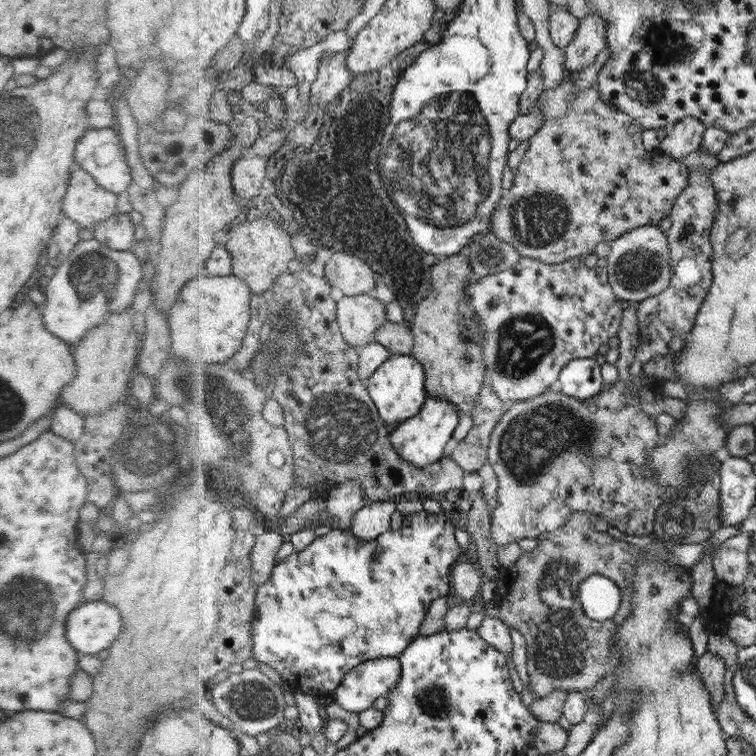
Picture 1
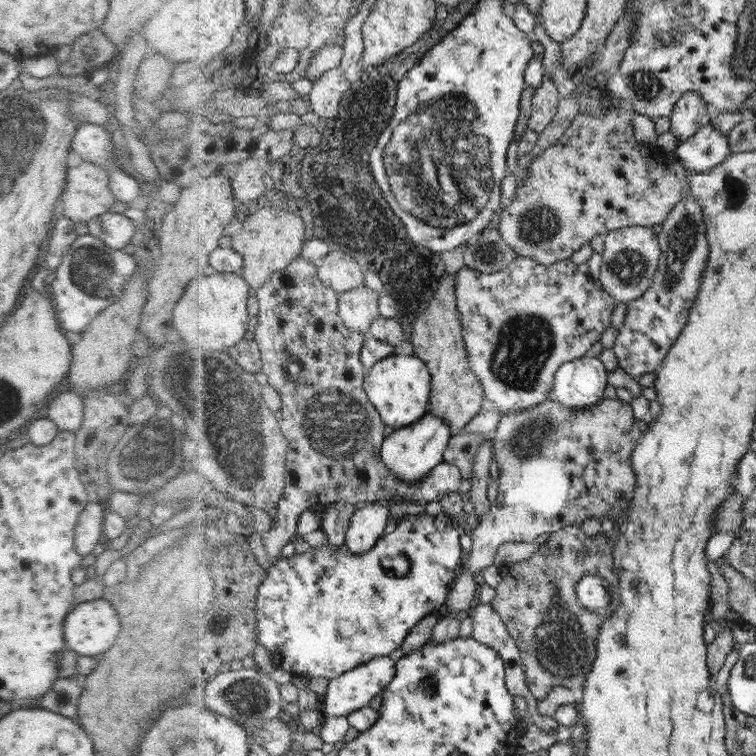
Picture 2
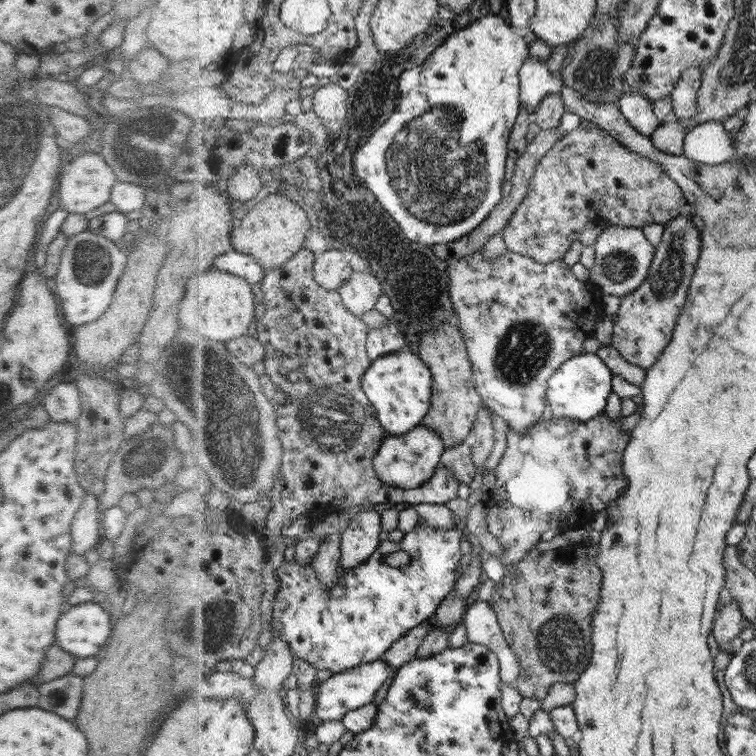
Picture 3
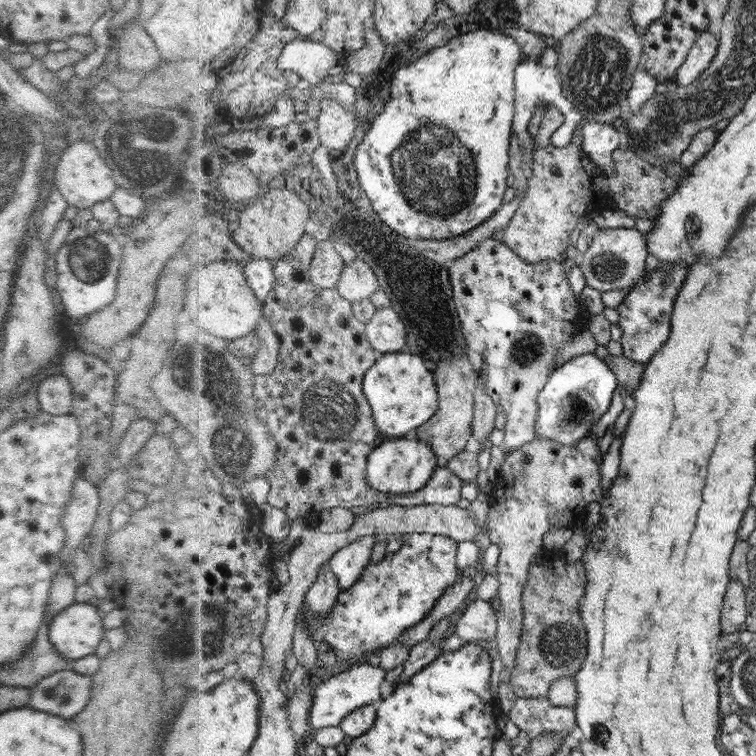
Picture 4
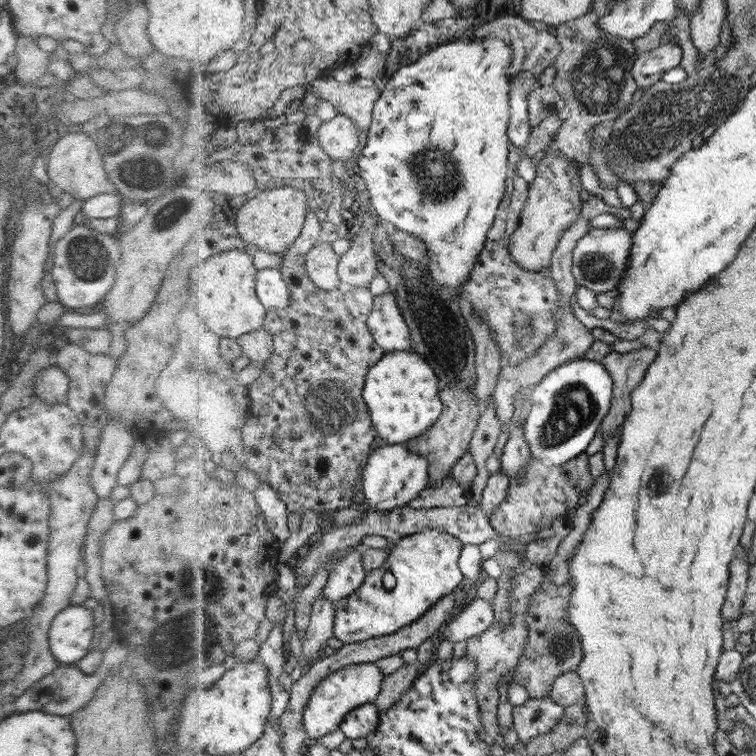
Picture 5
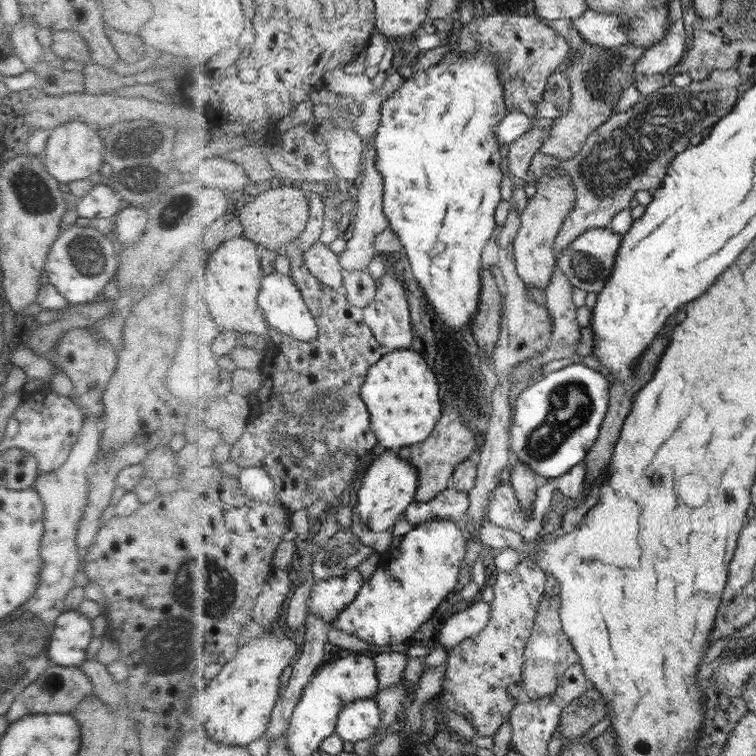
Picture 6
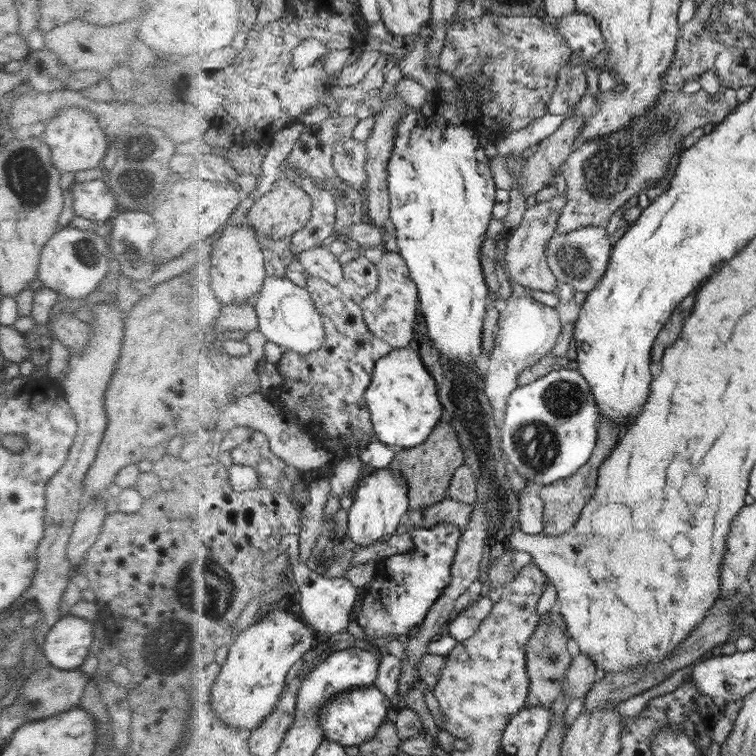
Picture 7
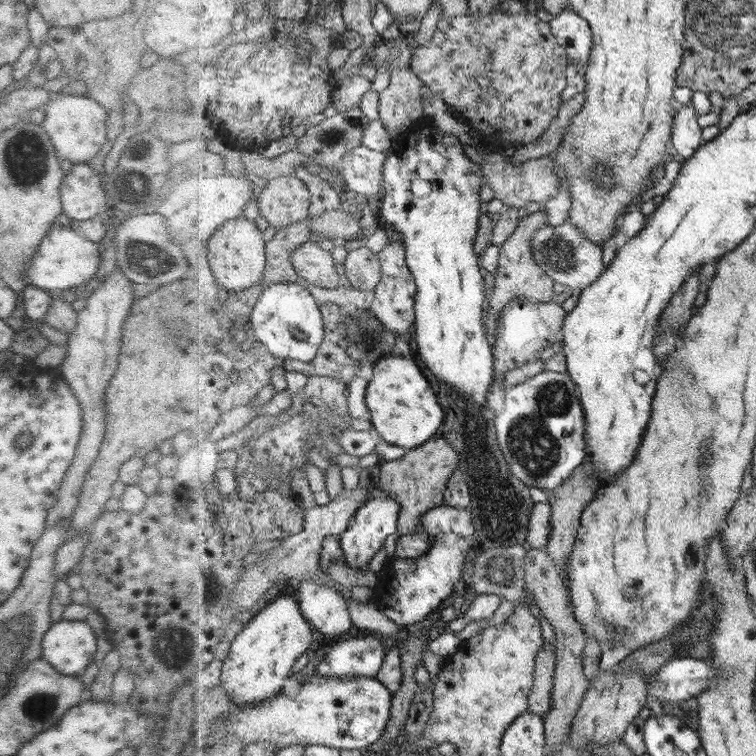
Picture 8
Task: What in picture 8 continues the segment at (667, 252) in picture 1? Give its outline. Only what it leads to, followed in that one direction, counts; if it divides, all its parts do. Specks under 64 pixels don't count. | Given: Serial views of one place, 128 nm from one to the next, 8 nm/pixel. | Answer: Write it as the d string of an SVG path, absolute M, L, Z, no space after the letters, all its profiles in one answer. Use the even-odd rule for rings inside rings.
M567 222L560 226L546 225L533 237L533 255L538 266L567 289L581 290L593 284L605 270L602 246L586 238L576 226Z

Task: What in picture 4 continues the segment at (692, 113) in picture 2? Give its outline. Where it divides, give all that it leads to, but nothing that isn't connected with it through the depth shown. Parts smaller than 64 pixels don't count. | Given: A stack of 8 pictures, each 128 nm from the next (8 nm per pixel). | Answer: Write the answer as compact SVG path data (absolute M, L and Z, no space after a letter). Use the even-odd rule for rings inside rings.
M708 28L703 30L693 44L693 48L689 50L689 56L684 64L677 70L675 84L679 87L688 87L696 83L702 72L712 64L717 48L716 36Z

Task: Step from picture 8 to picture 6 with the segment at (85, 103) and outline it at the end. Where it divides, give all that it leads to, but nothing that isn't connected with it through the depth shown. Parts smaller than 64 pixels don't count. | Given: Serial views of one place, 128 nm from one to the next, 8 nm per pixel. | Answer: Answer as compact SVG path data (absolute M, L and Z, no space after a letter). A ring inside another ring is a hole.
M73 121L50 131L49 136L44 151L44 165L46 165L46 171L59 183L88 179L102 169L104 145L98 130L89 128L84 122Z

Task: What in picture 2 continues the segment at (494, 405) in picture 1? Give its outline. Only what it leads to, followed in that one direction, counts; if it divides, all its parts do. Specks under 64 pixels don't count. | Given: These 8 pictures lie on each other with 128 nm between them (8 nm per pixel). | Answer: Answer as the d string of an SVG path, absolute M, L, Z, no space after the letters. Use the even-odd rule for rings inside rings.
M467 433L453 436L445 450L444 461L459 468L463 478L470 480L473 475L473 466L479 452L479 446L485 442L484 433Z

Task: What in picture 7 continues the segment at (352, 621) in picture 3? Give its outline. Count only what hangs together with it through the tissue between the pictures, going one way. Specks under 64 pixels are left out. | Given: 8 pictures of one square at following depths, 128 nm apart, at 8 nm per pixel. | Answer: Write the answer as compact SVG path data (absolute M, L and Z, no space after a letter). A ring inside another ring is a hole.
M452 523L412 530L416 548L408 554L396 555L382 563L392 564L392 572L378 576L364 588L361 609L354 609L354 619L365 629L367 639L395 638L412 634L416 626L422 627L428 615L442 598L452 581L452 564L460 548L462 530Z

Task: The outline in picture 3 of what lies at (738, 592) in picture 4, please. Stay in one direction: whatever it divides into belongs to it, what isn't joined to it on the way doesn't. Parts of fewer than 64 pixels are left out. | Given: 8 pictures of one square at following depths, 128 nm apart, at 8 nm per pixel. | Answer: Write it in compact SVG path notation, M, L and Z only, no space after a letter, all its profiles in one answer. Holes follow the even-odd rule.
M727 598L721 613L718 614L716 625L714 625L714 637L722 651L742 632L742 623L747 622L743 617L738 601Z

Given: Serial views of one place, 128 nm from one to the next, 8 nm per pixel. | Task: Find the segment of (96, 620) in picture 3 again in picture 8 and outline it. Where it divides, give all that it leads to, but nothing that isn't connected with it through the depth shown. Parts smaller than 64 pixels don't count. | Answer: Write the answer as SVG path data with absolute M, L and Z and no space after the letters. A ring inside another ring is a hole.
M84 621L52 623L42 640L42 660L50 662L59 673L80 676L93 663L97 638Z

